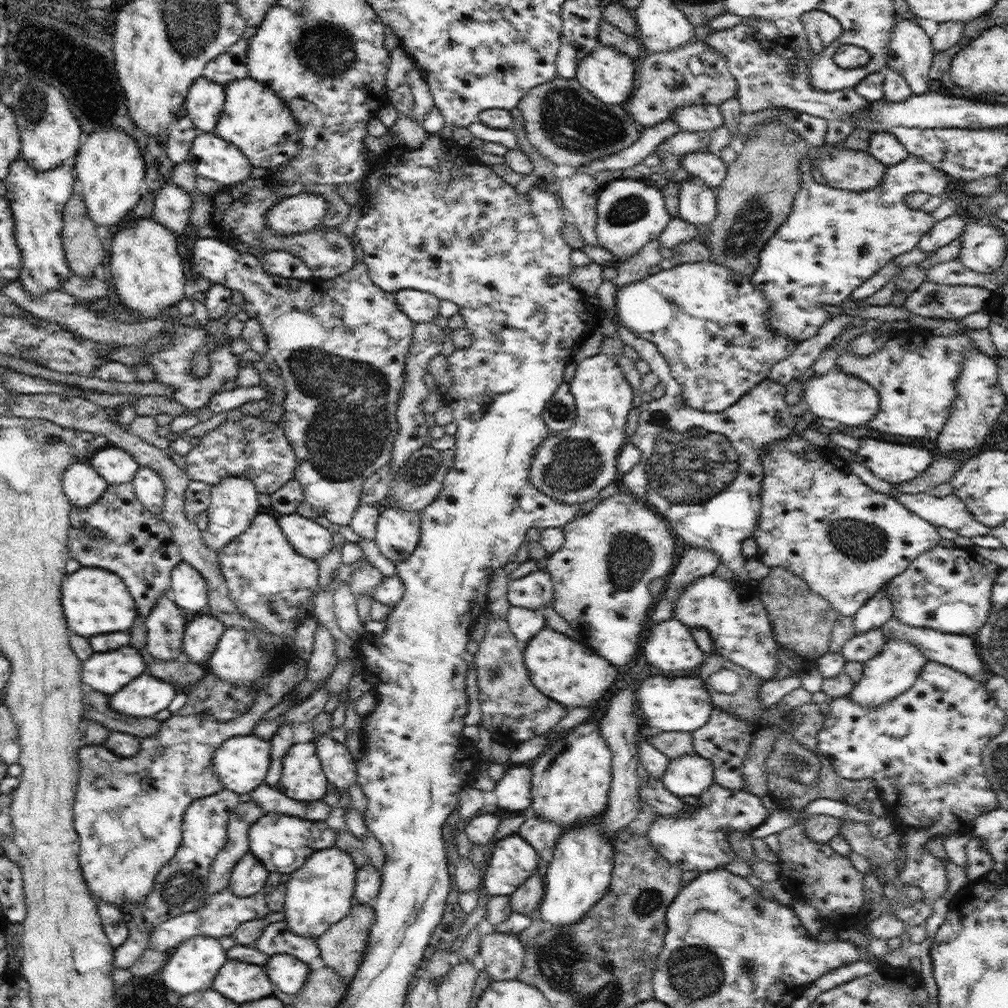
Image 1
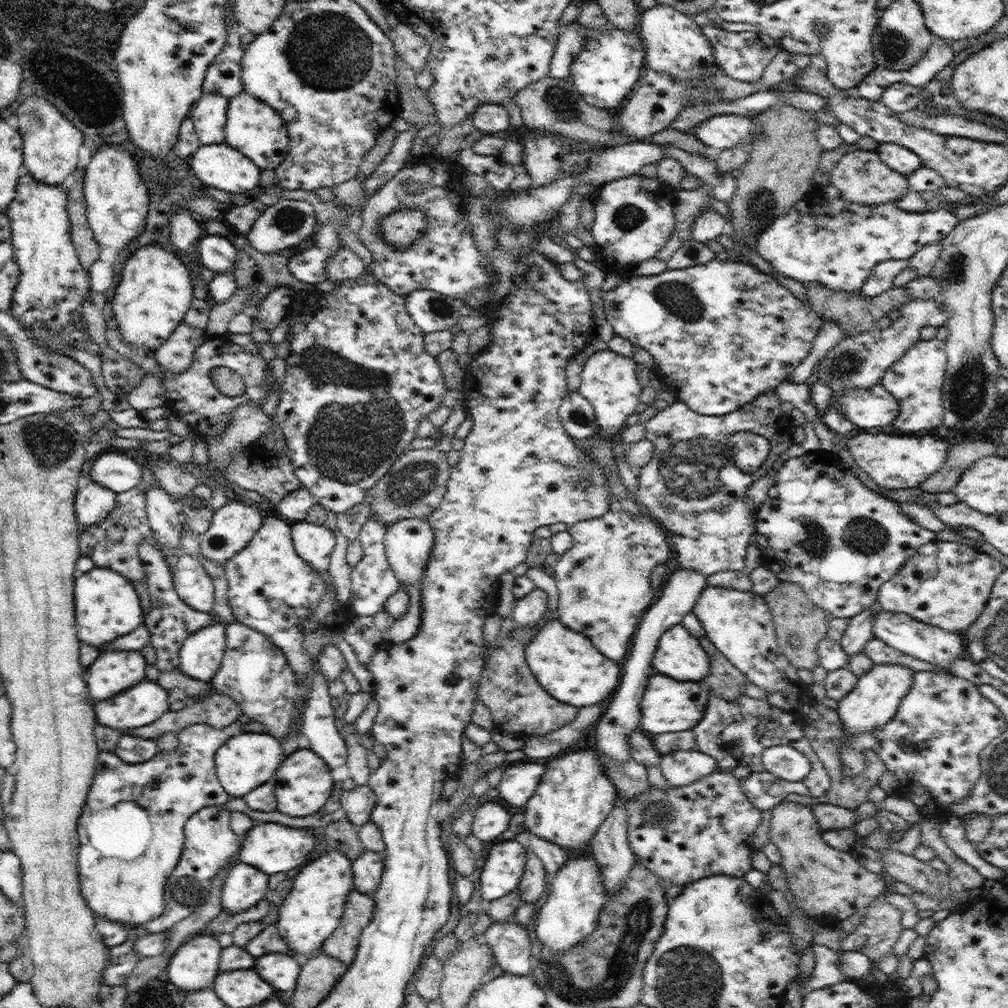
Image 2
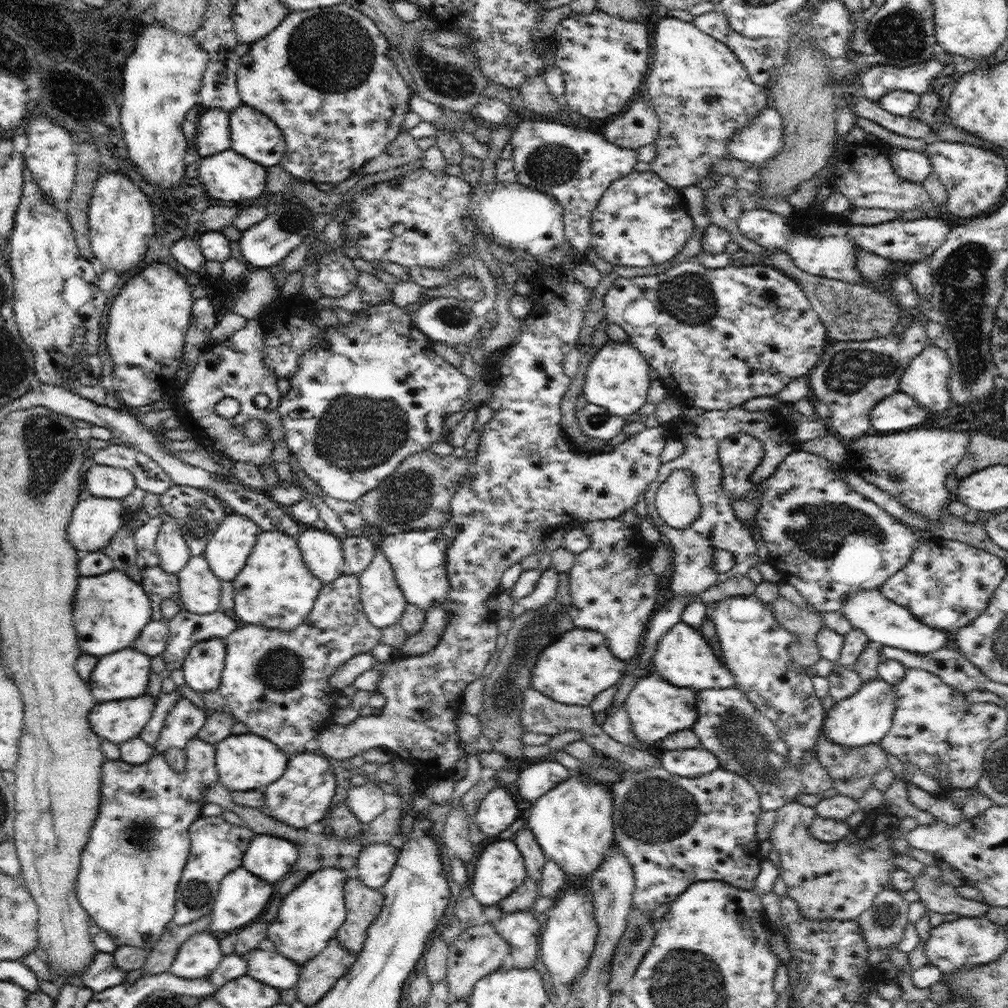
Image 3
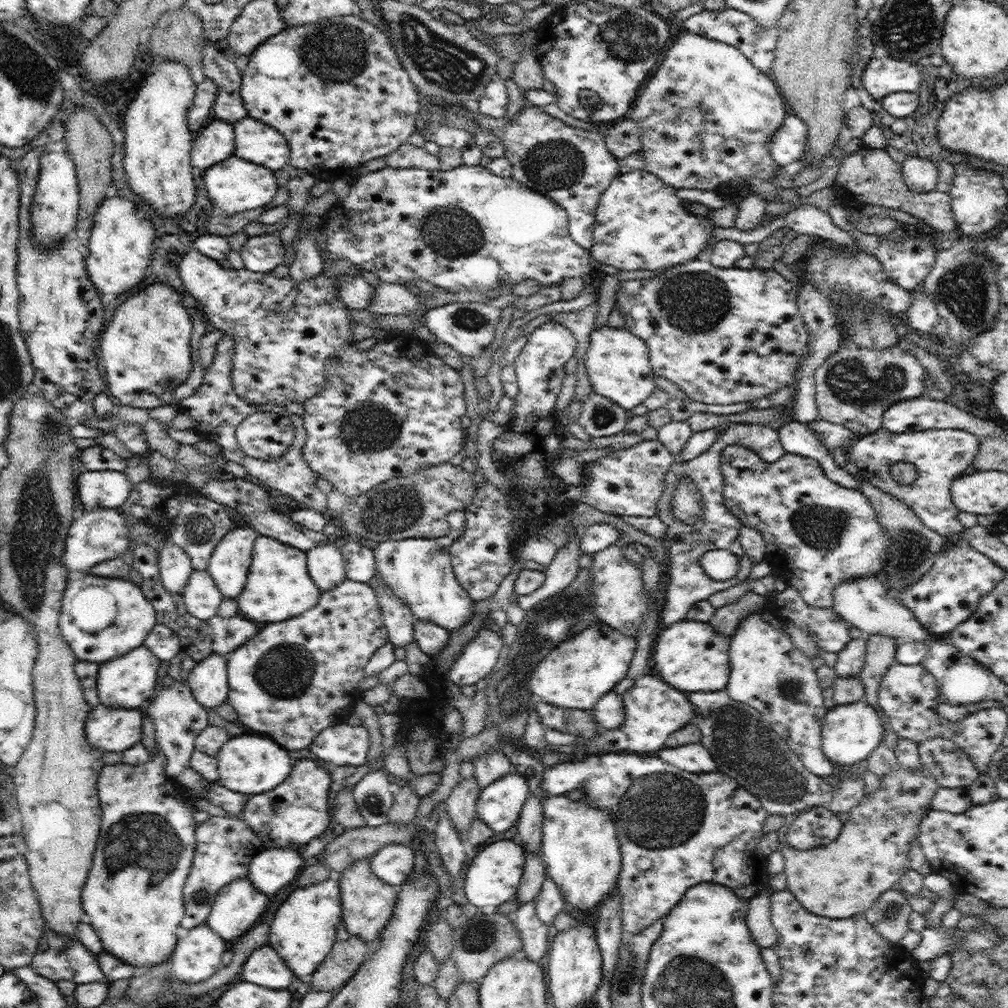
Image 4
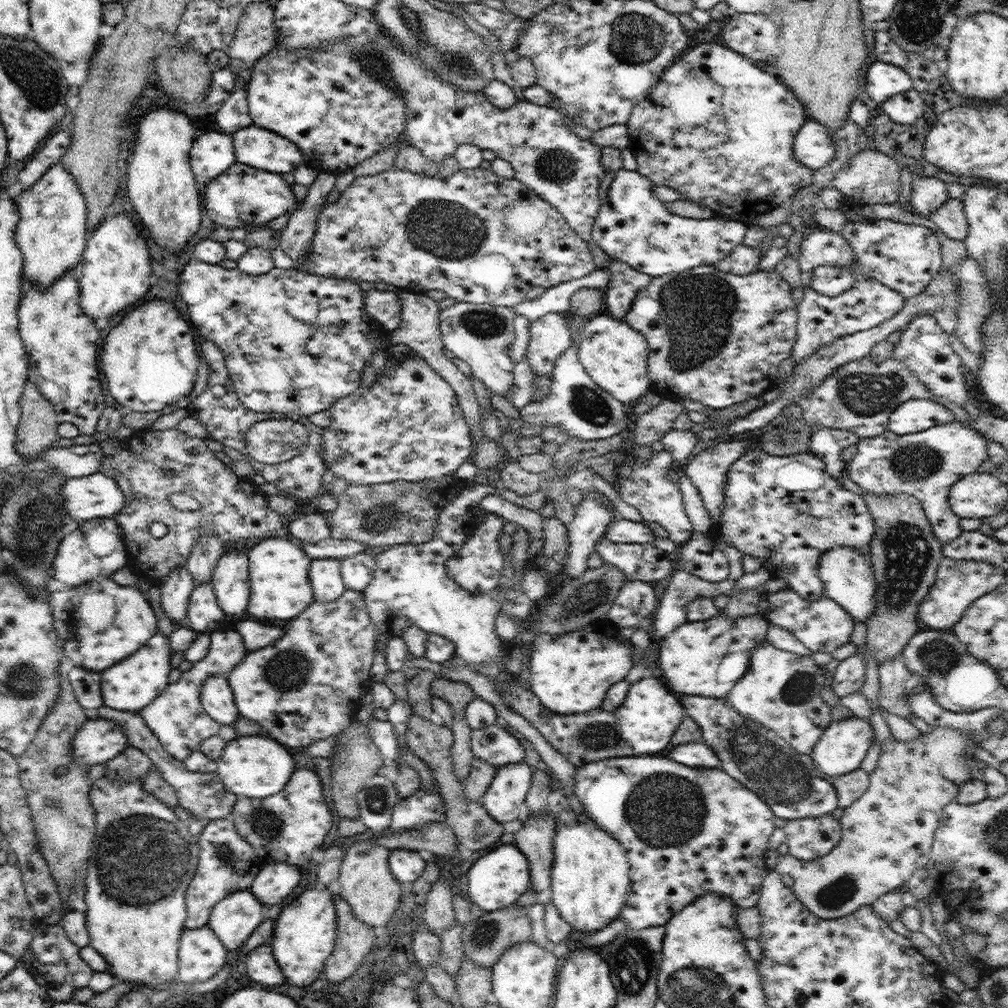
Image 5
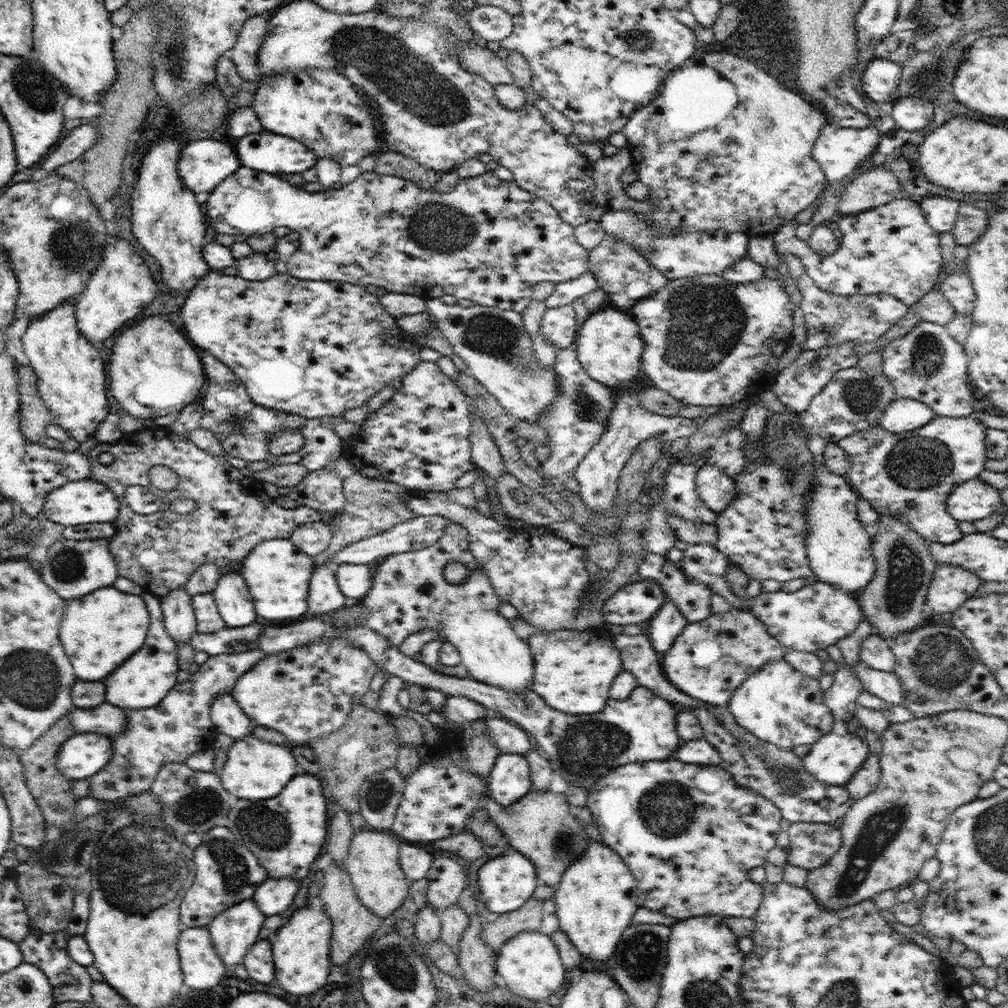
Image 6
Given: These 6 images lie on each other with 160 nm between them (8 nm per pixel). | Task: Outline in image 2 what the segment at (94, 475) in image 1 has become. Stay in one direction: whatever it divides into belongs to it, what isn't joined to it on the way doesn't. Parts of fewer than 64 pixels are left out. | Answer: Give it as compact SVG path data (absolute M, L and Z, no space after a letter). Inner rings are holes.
M92 480L76 493L77 521L82 527L104 522L115 509L116 501L117 493Z

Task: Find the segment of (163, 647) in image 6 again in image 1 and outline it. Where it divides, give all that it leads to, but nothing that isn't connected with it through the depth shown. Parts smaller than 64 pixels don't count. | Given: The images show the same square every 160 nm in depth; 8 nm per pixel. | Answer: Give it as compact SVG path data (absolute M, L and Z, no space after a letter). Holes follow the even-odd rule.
M122 646L120 650L92 654L82 666L82 682L111 696L144 673L146 666L138 649Z

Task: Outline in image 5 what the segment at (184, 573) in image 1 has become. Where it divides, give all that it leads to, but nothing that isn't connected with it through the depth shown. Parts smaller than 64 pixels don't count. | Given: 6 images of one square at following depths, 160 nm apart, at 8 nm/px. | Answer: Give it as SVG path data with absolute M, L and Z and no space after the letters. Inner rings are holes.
M210 582L196 584L190 595L186 623L199 633L213 633L226 618Z

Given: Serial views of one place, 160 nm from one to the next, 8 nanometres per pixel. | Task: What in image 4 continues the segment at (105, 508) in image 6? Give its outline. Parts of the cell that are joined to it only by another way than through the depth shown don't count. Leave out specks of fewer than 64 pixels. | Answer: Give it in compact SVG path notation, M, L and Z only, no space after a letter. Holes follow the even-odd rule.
M87 470L75 480L79 509L116 508L128 500L132 488L122 471Z

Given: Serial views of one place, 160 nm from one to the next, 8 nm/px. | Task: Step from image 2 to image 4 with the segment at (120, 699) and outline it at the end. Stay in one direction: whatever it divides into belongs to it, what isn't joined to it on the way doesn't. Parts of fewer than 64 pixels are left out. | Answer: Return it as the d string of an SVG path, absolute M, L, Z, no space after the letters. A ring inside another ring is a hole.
M94 706L86 719L85 737L102 752L123 752L141 742L143 717L138 708Z

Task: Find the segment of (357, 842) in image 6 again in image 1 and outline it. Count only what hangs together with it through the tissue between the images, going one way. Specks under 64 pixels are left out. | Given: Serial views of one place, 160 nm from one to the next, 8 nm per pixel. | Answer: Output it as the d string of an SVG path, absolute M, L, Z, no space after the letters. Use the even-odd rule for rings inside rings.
M354 902L352 910L346 918L330 926L320 938L317 938L317 945L325 966L333 968L348 984L360 968L362 955L368 942L369 930L374 922L373 905Z

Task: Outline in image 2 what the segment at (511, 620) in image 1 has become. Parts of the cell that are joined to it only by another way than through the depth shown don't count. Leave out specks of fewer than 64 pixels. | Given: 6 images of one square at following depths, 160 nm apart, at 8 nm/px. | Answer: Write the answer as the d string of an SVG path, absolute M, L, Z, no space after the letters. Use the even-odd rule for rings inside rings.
M536 587L529 595L515 601L511 618L518 627L531 629L537 625L548 609L548 593Z

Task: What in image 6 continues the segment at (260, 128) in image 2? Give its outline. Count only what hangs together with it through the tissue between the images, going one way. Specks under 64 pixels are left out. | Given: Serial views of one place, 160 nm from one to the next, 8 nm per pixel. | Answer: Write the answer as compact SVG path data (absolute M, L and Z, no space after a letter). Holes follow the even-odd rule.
M262 130L239 138L235 146L241 166L250 167L270 174L300 174L312 168L319 159L313 150L296 139Z

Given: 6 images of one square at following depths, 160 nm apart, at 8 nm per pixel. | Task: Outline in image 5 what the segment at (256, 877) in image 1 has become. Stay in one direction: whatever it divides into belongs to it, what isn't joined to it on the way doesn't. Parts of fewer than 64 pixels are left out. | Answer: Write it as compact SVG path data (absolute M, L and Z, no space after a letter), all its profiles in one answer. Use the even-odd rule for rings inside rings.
M250 889L240 890L240 892L229 894L218 905L214 906L212 913L210 913L207 926L216 933L216 936L224 943L226 950L233 956L245 944L248 938L250 938L254 929L262 924L266 917L264 914L266 908L256 898L256 895L251 893Z

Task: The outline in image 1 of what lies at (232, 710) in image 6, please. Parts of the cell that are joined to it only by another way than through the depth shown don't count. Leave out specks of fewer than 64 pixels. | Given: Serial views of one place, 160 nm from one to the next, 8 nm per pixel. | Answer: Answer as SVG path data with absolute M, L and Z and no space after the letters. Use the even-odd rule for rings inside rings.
M203 611L187 623L181 649L190 661L206 667L225 629L221 620Z

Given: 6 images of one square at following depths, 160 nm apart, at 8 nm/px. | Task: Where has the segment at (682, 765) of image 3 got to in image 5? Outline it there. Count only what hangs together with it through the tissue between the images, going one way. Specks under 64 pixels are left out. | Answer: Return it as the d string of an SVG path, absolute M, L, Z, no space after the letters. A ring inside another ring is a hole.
M700 742L682 743L670 752L670 758L680 764L698 769L710 769L721 767L718 755L705 743Z

